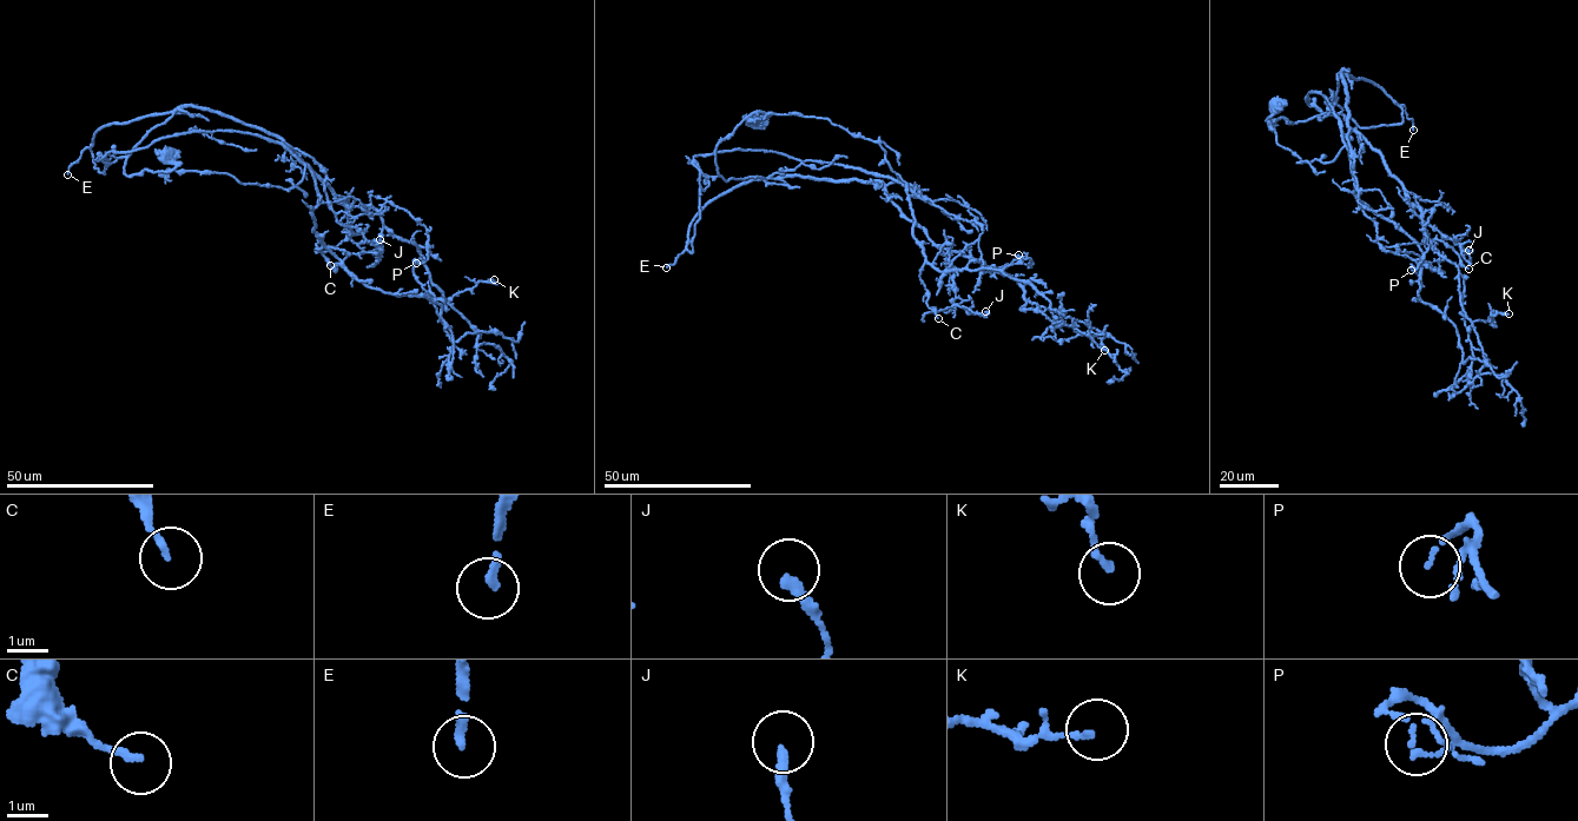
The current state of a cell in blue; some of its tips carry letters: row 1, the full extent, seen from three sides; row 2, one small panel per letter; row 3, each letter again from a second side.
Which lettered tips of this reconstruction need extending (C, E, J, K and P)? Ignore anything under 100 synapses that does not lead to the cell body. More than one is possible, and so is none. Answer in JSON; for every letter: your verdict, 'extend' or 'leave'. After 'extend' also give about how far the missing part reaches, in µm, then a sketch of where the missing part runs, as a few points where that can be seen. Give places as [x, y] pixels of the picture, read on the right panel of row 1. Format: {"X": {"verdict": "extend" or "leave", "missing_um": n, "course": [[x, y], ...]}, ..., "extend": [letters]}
{"C": {"verdict": "leave"}, "E": {"verdict": "extend", "missing_um": 190, "course": [[1413, 130], [1410, 143], [1341, 97], [1309, 99], [1299, 83], [1318, 91], [1355, 164], [1415, 189]]}, "J": {"verdict": "leave"}, "K": {"verdict": "leave"}, "P": {"verdict": "leave"}, "extend": ["E"]}

